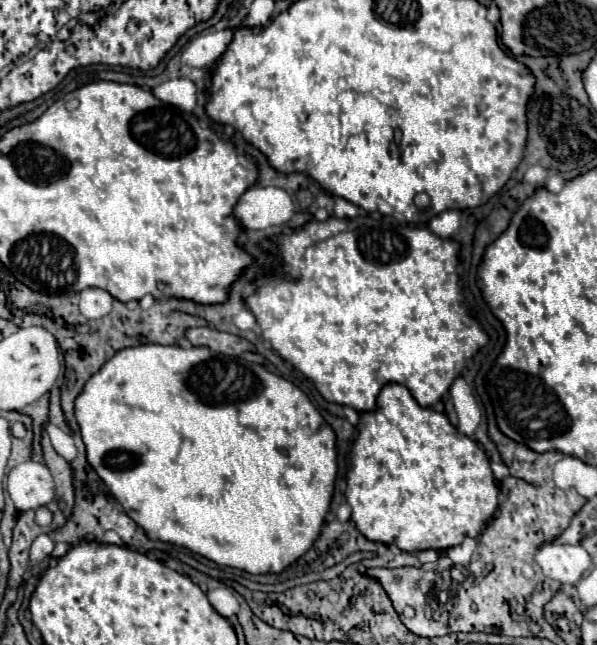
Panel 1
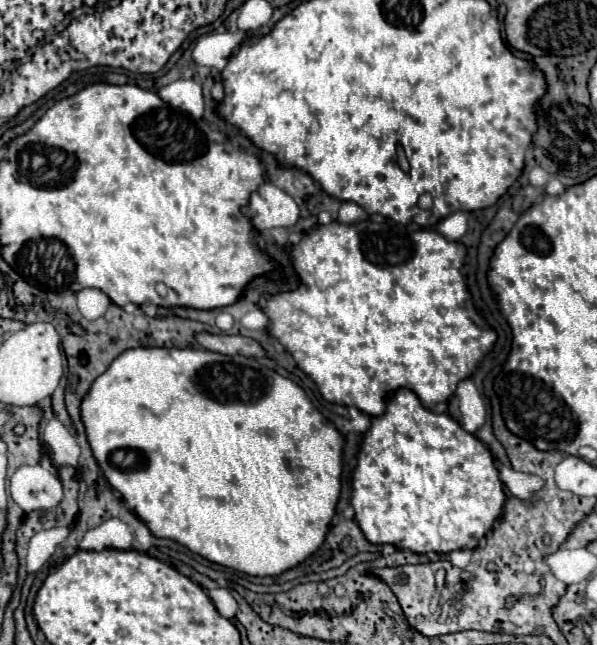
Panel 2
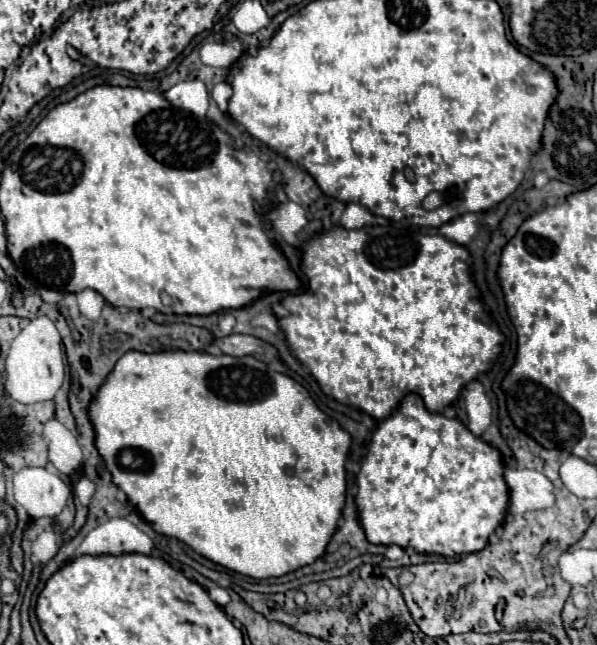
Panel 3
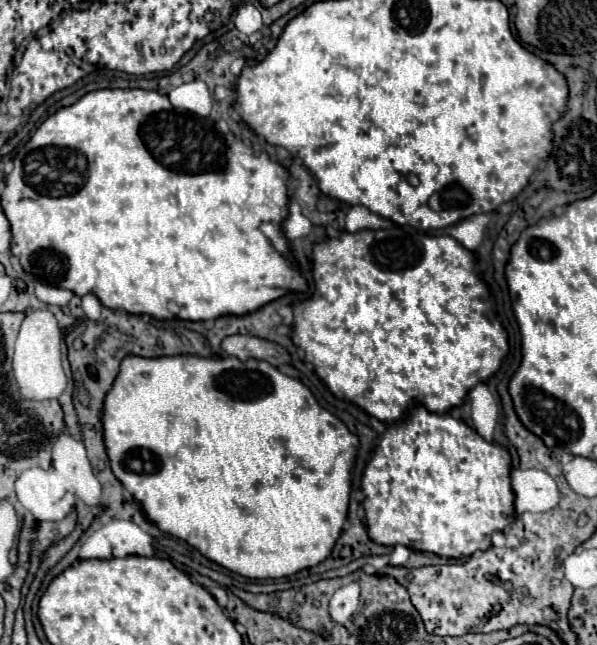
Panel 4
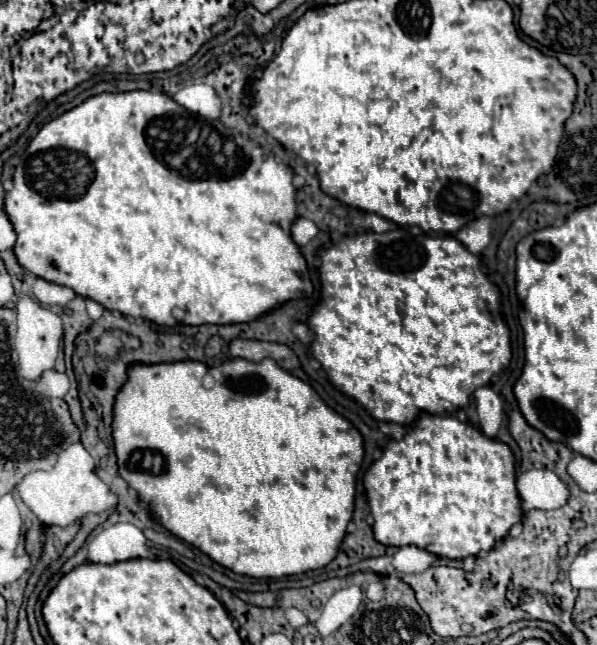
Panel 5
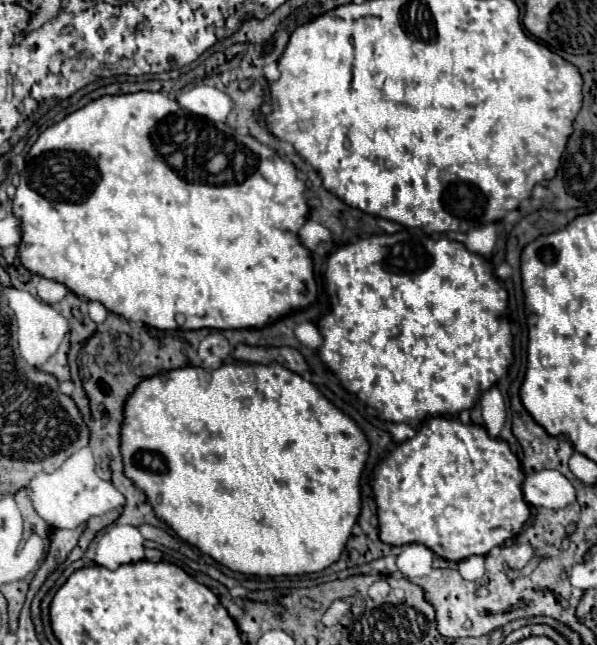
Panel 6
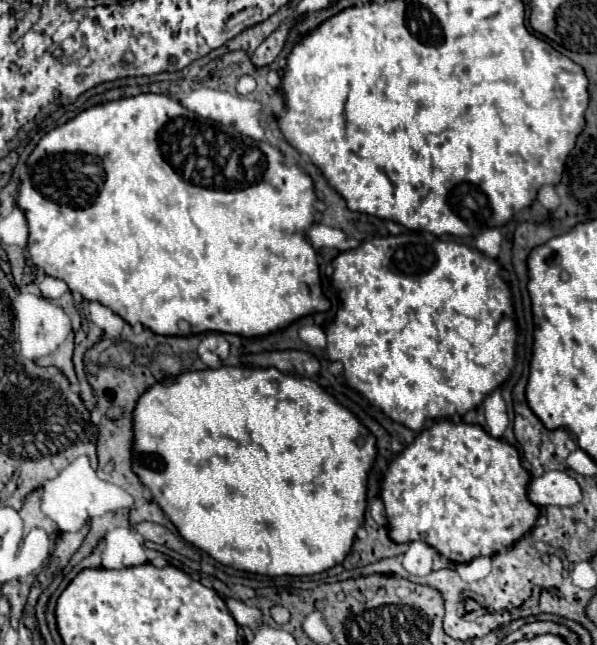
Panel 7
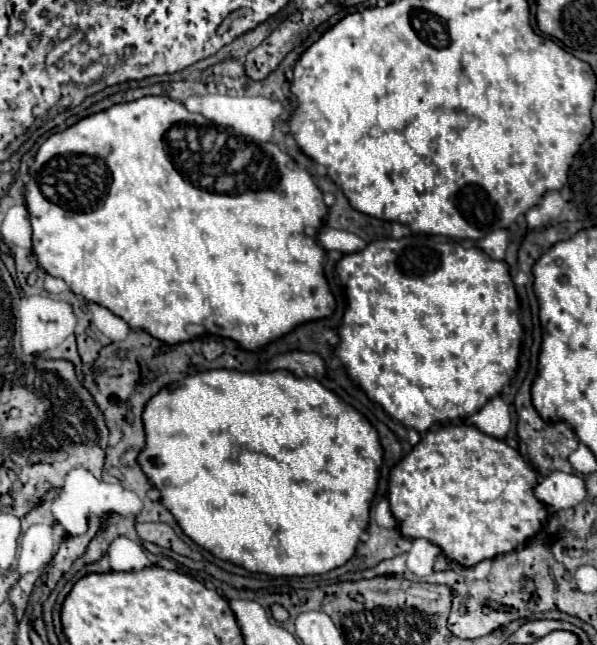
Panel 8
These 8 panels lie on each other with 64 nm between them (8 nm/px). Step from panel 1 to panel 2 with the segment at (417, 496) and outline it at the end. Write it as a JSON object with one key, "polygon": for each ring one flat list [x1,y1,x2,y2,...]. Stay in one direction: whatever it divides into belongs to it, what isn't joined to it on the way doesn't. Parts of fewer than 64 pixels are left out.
{"polygon":[[400,388,386,398,386,412,382,416,370,418,370,428,364,434,362,448,360,448,360,454,358,454,358,464,356,464,354,474,352,474,352,498,350,498,350,502,352,502,352,508,356,512,354,520,360,526,360,530,364,532,368,542,372,542,372,544,392,544,400,550,412,550,412,552,418,552,418,554,426,554,430,550,438,552,438,554,448,554,448,552,458,550,458,548,470,548,472,550,472,548,478,546,480,538,484,538,488,534,488,530,492,528,494,520,500,516,500,510,504,506,504,484,498,478,498,470,494,468,494,458,492,458,490,450,476,436,464,432,460,428,460,424,454,418,450,418,448,414,436,414,432,410,426,410,412,390]]}

